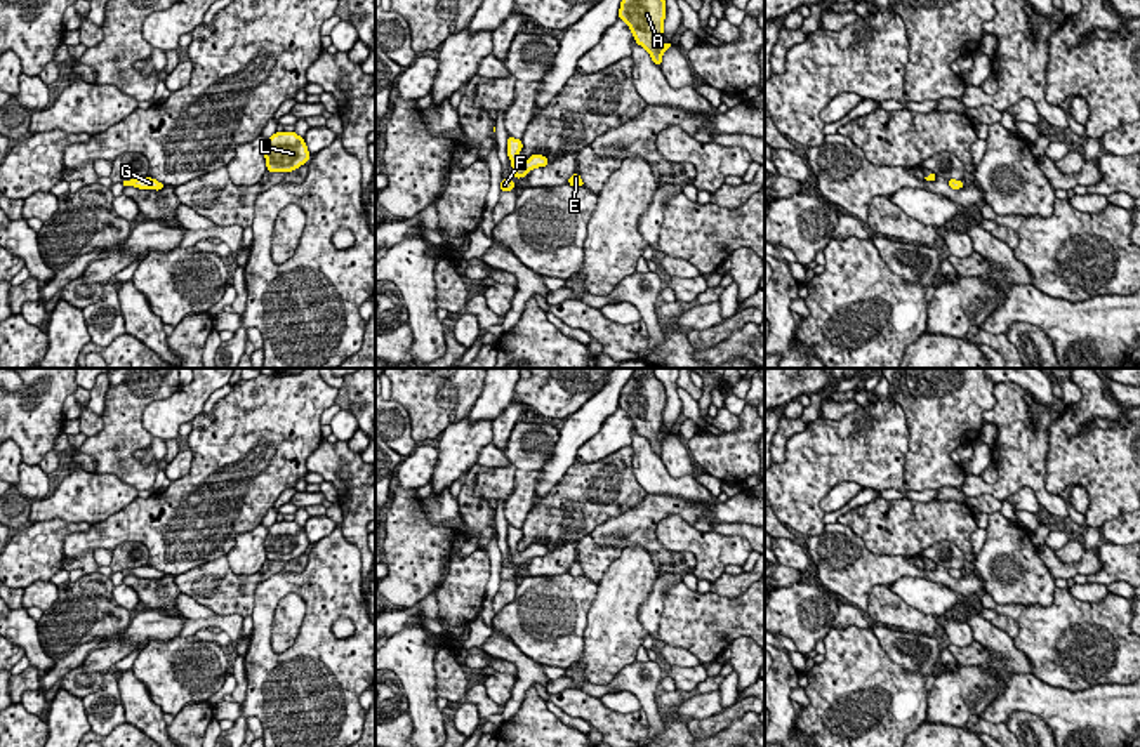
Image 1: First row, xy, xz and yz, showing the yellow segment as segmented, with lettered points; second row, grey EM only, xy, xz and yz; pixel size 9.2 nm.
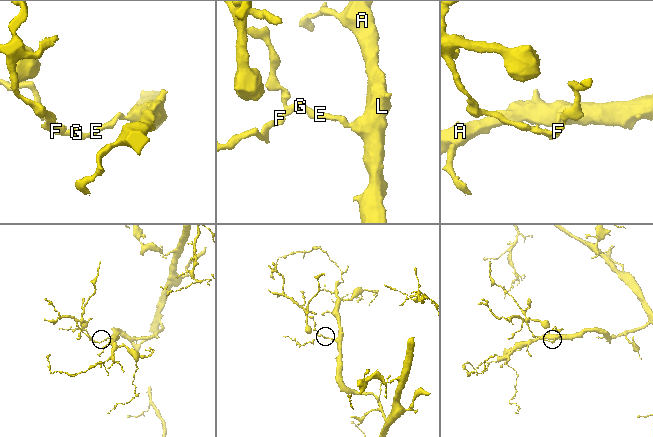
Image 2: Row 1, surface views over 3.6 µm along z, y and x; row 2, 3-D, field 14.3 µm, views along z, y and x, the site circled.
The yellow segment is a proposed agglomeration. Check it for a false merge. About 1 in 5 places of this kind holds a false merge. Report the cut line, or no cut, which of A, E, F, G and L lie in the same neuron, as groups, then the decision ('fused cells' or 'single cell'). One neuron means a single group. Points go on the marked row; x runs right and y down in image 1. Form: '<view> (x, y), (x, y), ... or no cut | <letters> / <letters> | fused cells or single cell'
xz (520, 164), (529, 171) | A E G L / F | fused cells

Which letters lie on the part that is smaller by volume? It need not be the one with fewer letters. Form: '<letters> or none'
F

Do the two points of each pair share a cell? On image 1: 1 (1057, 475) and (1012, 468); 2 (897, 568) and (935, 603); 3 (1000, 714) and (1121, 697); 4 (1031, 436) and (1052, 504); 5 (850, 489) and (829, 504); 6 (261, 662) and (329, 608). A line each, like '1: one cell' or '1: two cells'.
1: two cells
2: two cells
3: one cell
4: one cell
5: one cell
6: one cell

